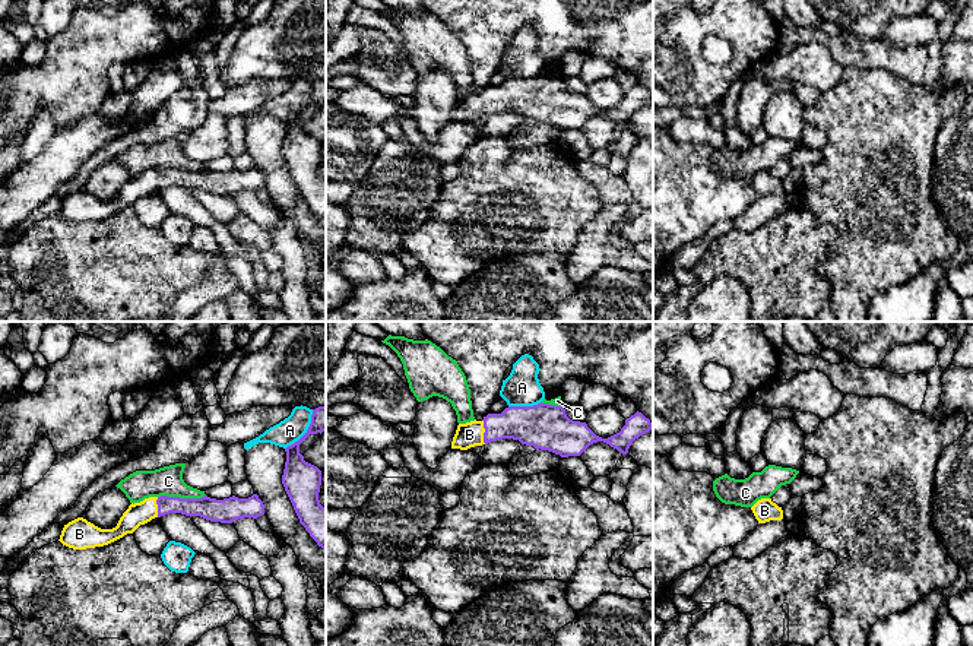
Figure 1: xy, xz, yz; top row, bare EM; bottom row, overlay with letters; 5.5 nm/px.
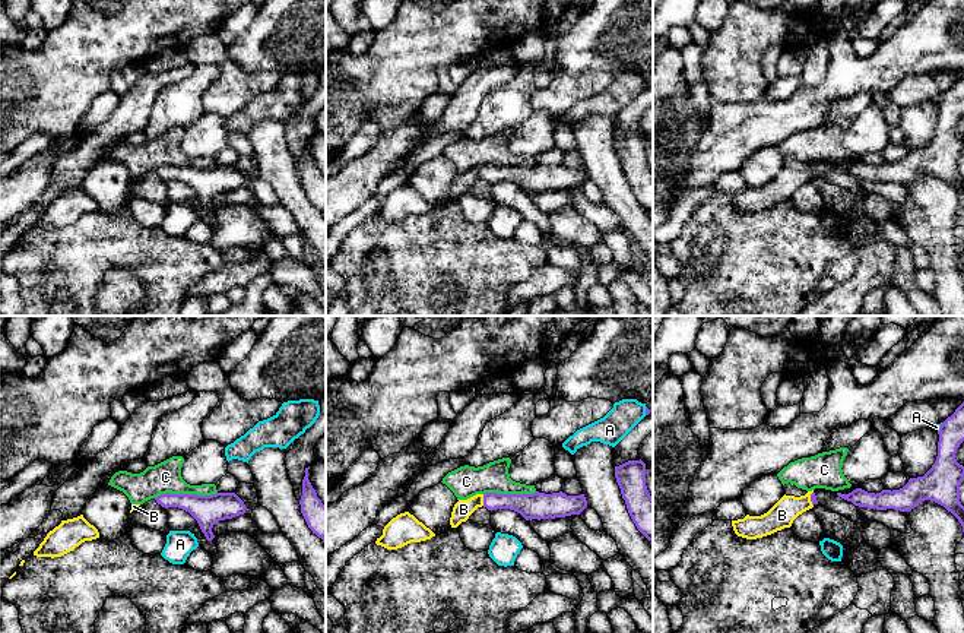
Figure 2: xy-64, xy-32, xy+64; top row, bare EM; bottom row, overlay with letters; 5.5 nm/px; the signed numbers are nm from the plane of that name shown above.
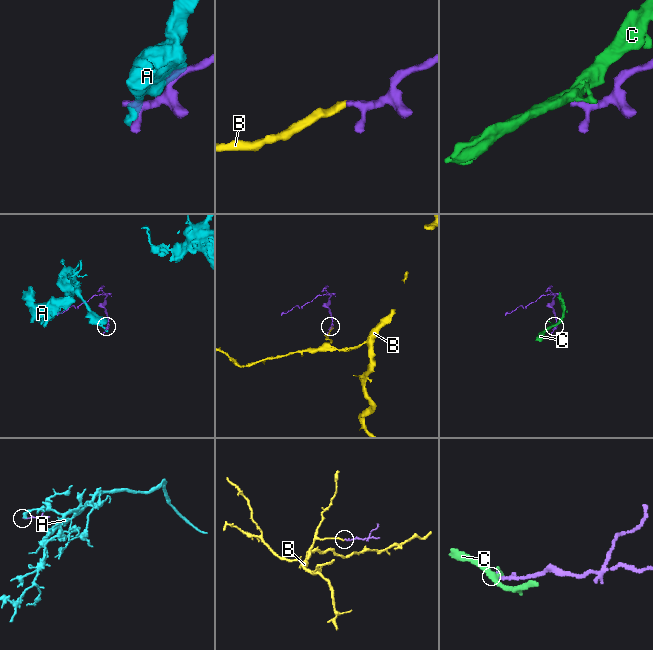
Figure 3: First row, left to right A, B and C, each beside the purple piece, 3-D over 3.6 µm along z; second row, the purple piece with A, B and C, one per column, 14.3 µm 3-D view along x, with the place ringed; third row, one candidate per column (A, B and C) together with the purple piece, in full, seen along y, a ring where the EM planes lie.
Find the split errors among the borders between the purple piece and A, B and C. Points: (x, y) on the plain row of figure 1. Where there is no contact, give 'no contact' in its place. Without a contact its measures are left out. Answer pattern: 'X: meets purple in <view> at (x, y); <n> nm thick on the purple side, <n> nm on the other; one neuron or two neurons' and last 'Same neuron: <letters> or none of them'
A: meets purple in xz at (525, 79); 260 nm thick on the purple side, 200 nm on the other; two neurons
B: meets purple in xz at (485, 104); 200 nm thick on the purple side, 140 nm on the other; one neuron
C: meets purple in xy at (181, 171); 130 nm thick on the purple side, 160 nm on the other; two neurons
Same neuron: B

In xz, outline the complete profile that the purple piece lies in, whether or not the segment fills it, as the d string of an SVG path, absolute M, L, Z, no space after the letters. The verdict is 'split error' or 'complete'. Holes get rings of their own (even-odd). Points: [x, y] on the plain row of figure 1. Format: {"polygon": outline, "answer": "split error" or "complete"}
{"polygon": "M538 76L508 79L501 86L488 86L482 94L459 96L451 121L468 123L491 114L513 111L536 123L548 123L561 130L580 129L590 117L603 114L627 127L636 111L649 105L653 95L641 85L625 92L619 105L602 111L586 95L573 94L564 79Z", "answer": "split error"}

